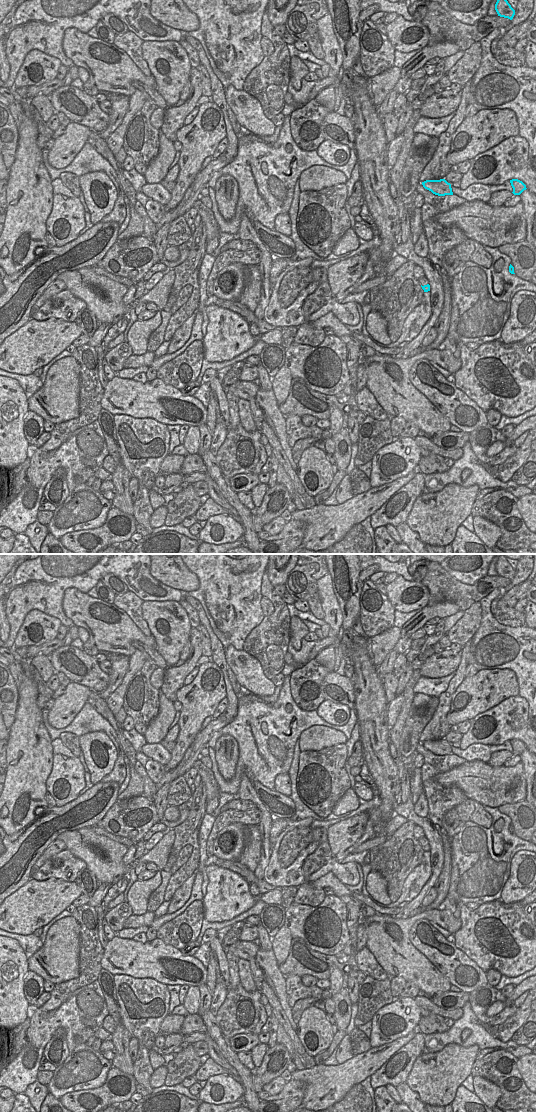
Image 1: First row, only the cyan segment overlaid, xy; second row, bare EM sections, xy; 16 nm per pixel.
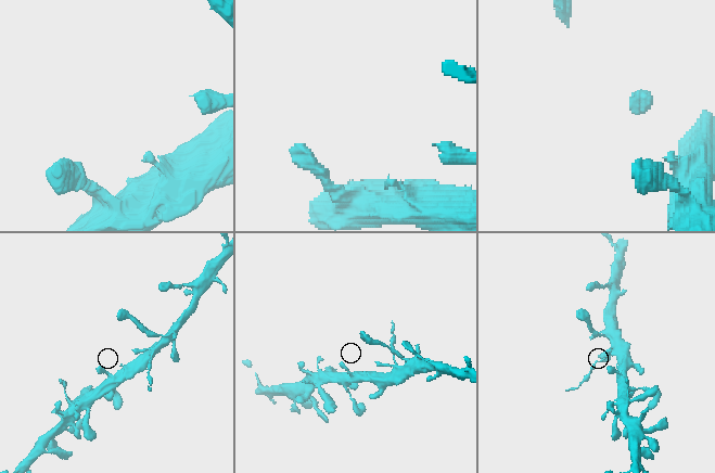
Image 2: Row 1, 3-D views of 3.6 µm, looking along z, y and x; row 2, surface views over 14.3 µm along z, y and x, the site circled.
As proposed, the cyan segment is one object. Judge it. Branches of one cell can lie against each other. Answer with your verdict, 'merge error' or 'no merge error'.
merge error

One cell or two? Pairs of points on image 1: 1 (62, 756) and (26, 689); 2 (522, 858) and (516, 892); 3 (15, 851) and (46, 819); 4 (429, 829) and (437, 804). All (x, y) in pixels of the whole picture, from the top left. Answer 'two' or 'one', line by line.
1: two
2: one
3: one
4: two

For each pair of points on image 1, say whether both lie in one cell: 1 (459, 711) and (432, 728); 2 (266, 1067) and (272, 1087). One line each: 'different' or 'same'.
1: different
2: different

